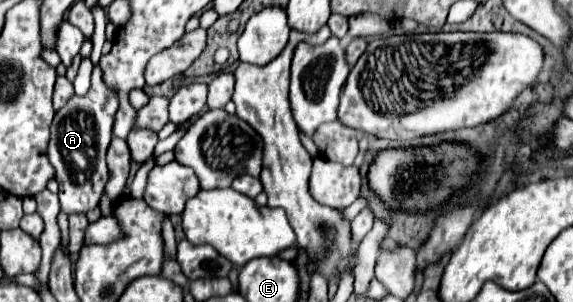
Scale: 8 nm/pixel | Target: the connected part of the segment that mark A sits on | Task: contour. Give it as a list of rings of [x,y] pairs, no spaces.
[[[94,67],[92,87],[86,97],[72,97],[66,107],[62,107],[50,127],[48,157],[56,169],[56,181],[60,183],[60,207],[62,213],[88,213],[98,207],[100,195],[108,181],[106,149],[112,139],[112,121],[118,109],[116,95],[102,83],[100,67]]]

